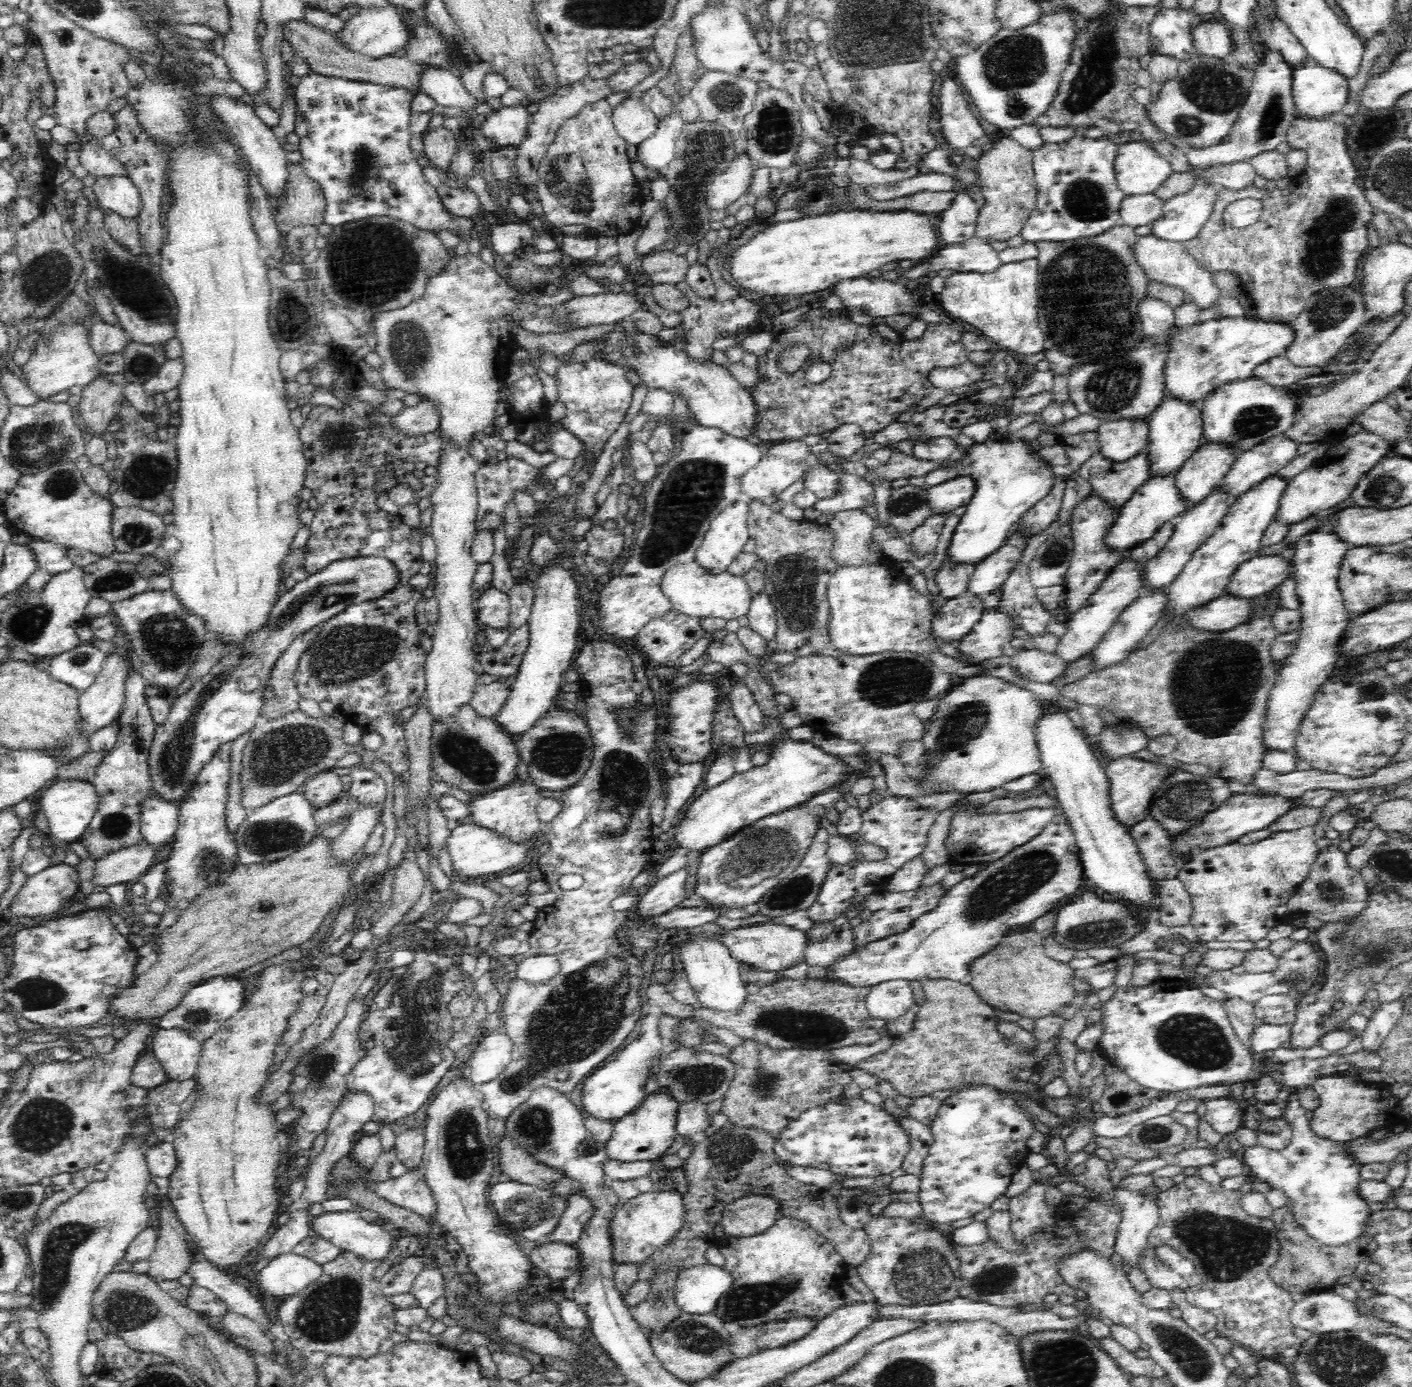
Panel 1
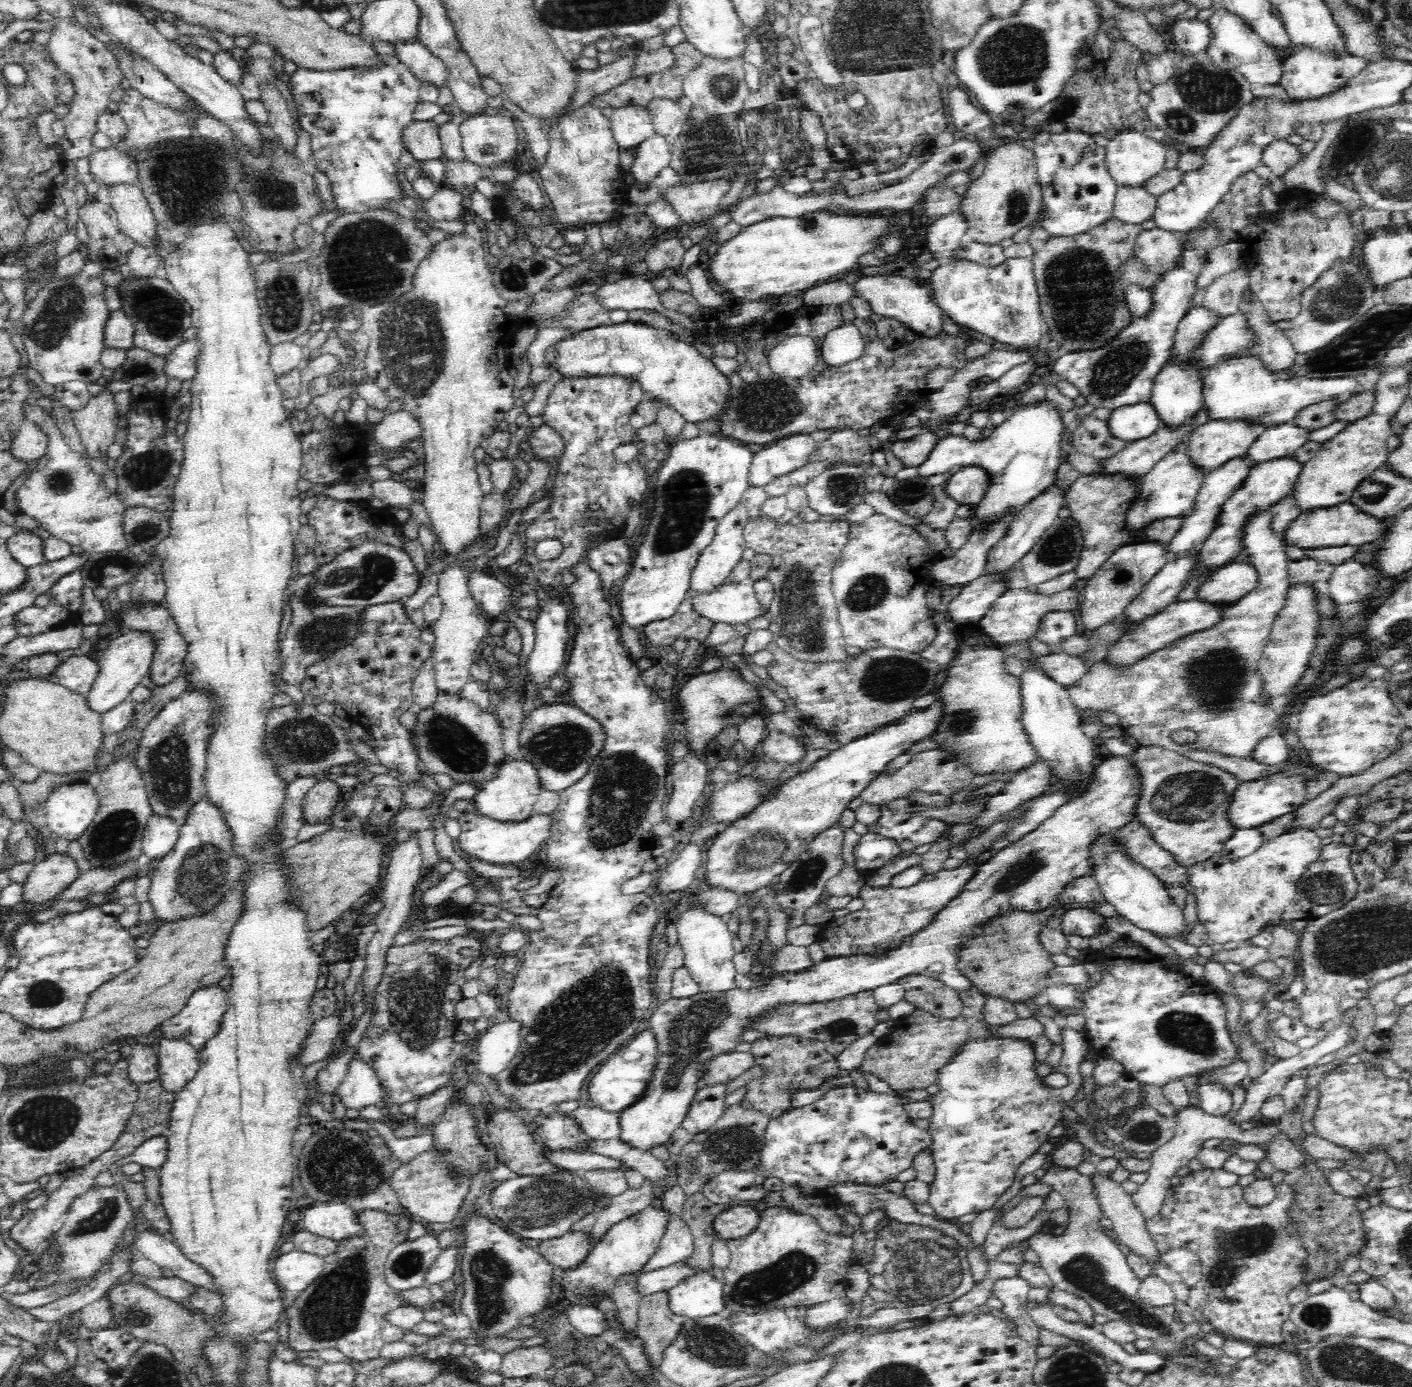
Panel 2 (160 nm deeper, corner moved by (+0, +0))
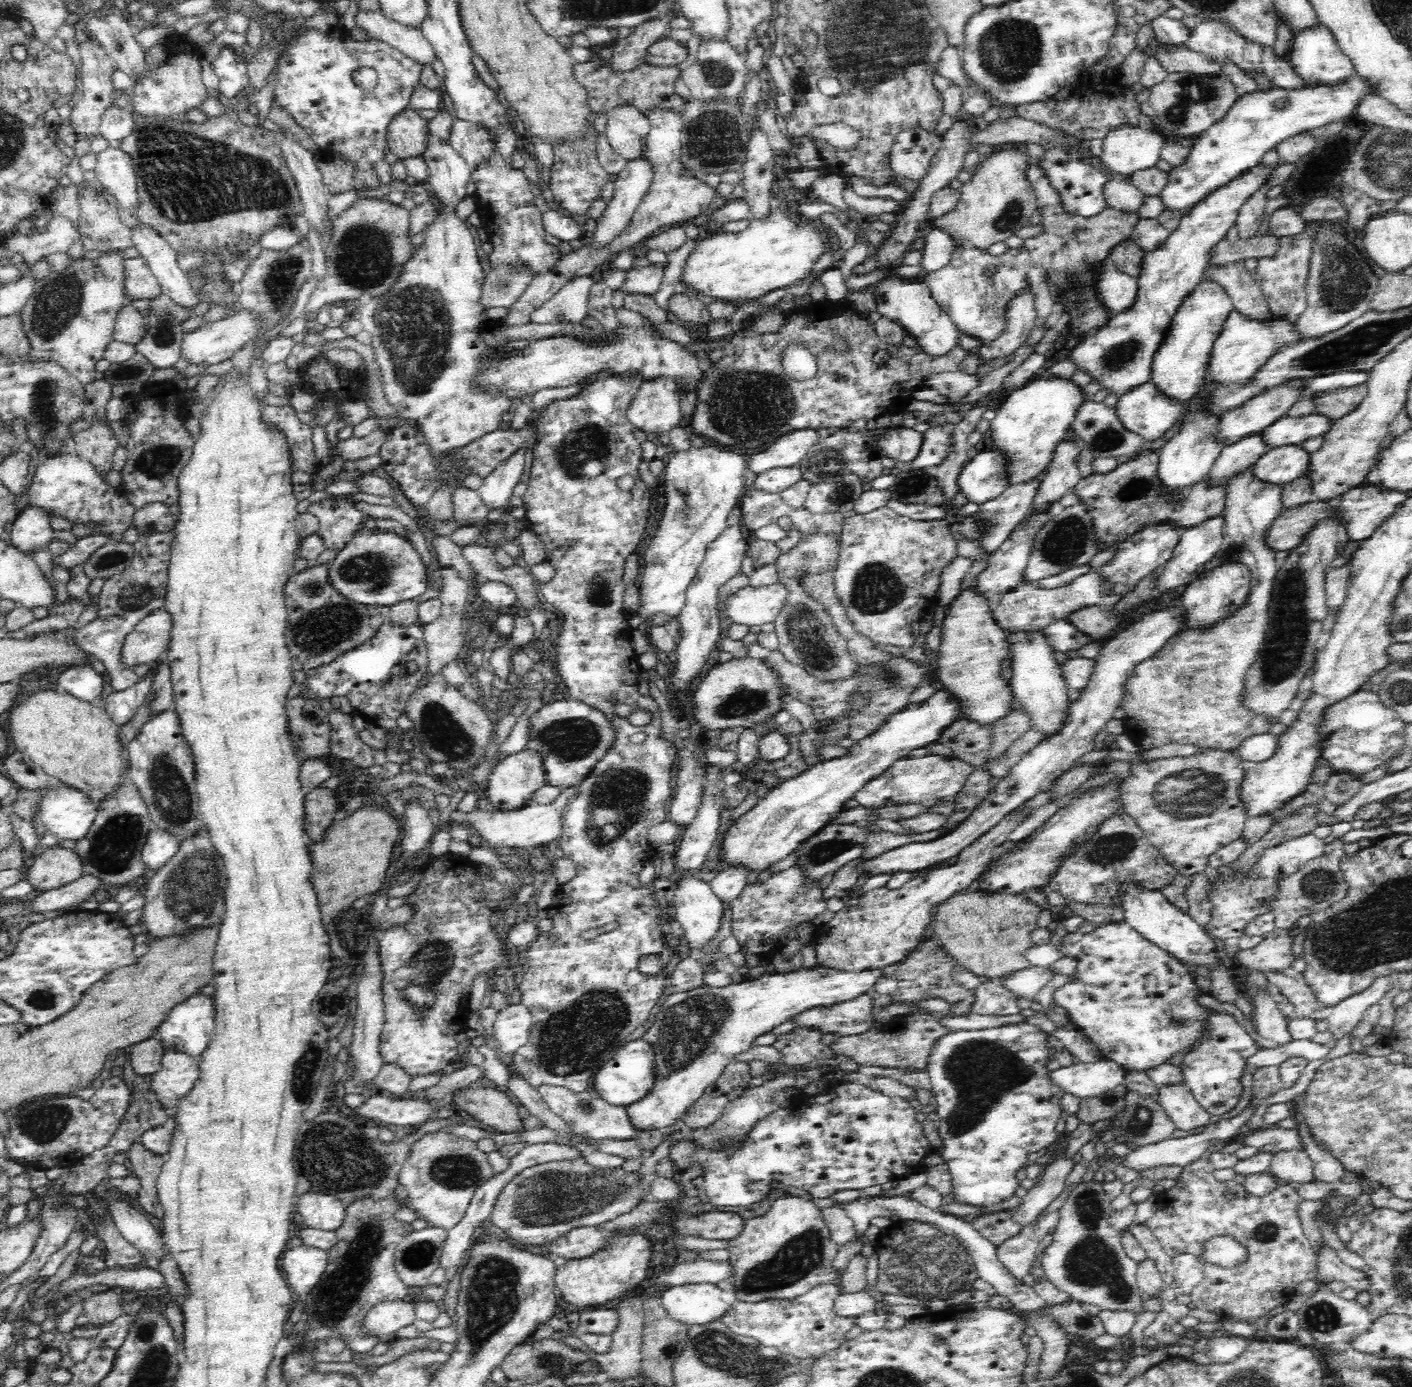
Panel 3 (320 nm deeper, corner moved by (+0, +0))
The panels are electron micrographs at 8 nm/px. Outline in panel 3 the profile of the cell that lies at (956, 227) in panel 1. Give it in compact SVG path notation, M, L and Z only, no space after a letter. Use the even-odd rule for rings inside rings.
M932 227L924 234L925 243L922 249L923 256L920 268L922 268L923 273L927 273L938 270L950 262L957 242L943 228Z

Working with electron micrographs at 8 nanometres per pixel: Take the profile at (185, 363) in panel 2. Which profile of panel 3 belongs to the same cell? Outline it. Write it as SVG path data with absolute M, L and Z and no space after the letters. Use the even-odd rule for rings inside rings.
M241 308L234 316L228 316L218 322L212 322L212 324L202 325L193 332L185 333L180 341L180 358L192 366L209 367L223 362L255 337L258 325L257 318L253 318L253 314L250 314L245 308Z

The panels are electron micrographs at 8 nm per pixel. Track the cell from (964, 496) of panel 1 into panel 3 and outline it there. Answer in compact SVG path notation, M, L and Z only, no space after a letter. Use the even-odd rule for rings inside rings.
M986 450L972 457L957 478L957 488L974 504L984 504L1006 489L1003 453Z

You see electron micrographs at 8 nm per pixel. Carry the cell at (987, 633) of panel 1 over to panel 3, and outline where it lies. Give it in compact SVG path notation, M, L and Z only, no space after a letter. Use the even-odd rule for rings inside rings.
M1096 569L1076 578L1071 584L1054 589L1038 588L1033 583L1024 582L1002 596L998 606L992 608L992 618L1007 636L1022 632L1040 631L1043 633L1052 622L1066 619L1070 617L1070 614L1075 614L1081 609L1093 605L1112 607L1120 600L1118 597L1104 597L1104 593L1100 591L1100 586L1102 586L1102 579L1100 579Z

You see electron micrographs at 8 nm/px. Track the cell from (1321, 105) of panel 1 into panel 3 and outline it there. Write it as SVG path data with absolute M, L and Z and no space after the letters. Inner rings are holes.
M1324 24L1297 33L1292 38L1286 58L1292 65L1293 72L1297 74L1298 79L1308 88L1344 83L1355 73L1354 63L1339 49L1336 39Z

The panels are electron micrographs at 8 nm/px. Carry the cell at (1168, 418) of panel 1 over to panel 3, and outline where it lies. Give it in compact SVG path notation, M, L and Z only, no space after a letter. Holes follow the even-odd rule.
M1204 278L1192 290L1192 294L1174 314L1170 330L1153 359L1151 383L1157 392L1180 404L1188 404L1192 398L1202 393L1208 379L1208 364L1215 340L1232 309L1232 301L1224 289L1208 278Z

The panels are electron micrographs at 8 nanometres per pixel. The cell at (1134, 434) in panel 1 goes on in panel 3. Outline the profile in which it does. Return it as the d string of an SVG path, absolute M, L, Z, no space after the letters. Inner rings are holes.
M1147 382L1119 398L1115 409L1120 424L1145 441L1162 436L1170 428L1178 418L1181 404L1169 400Z

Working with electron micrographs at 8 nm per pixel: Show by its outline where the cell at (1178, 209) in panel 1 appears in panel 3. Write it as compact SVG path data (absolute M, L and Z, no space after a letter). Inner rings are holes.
M1354 73L1344 83L1315 88L1260 91L1243 95L1228 115L1206 133L1194 140L1190 157L1181 166L1168 172L1168 184L1160 192L1160 200L1168 212L1188 215L1188 212L1202 200L1228 186L1232 180L1240 178L1248 170L1261 164L1262 157L1292 136L1298 136L1314 128L1343 122L1367 97L1379 95L1375 88L1362 75Z

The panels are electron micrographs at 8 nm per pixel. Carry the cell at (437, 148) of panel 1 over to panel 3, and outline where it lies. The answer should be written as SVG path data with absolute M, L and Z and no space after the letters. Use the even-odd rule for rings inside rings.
M407 109L387 131L388 148L400 160L424 157L429 148L429 121Z

